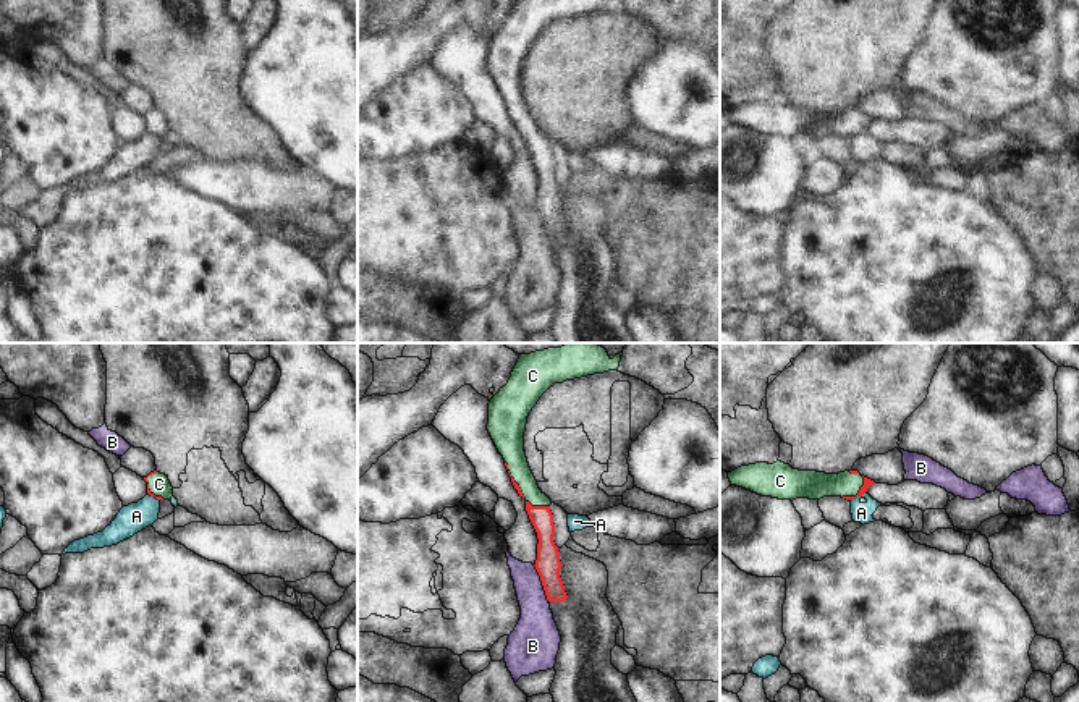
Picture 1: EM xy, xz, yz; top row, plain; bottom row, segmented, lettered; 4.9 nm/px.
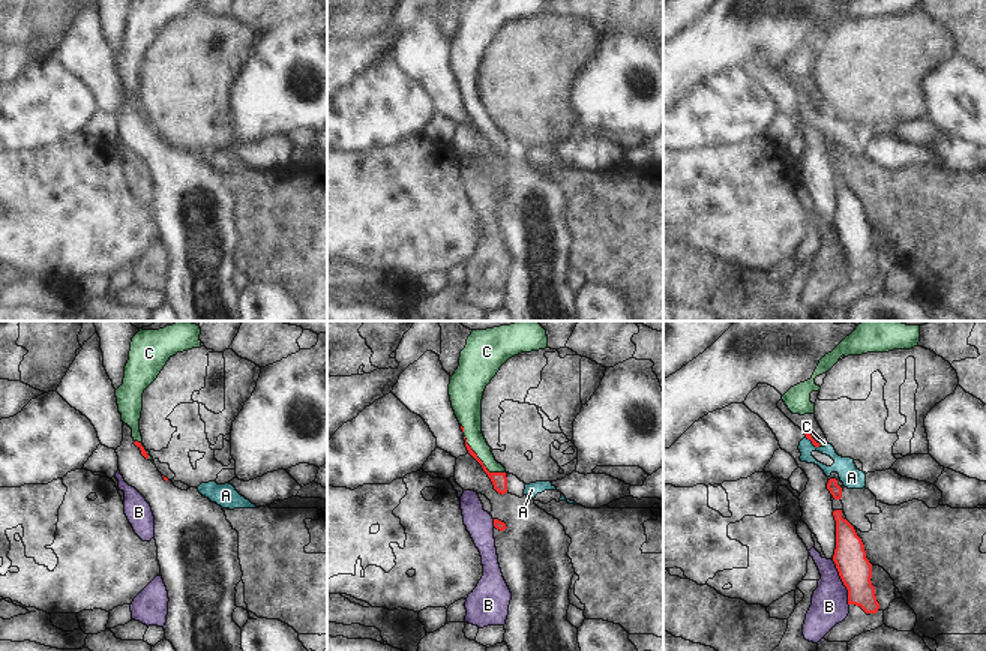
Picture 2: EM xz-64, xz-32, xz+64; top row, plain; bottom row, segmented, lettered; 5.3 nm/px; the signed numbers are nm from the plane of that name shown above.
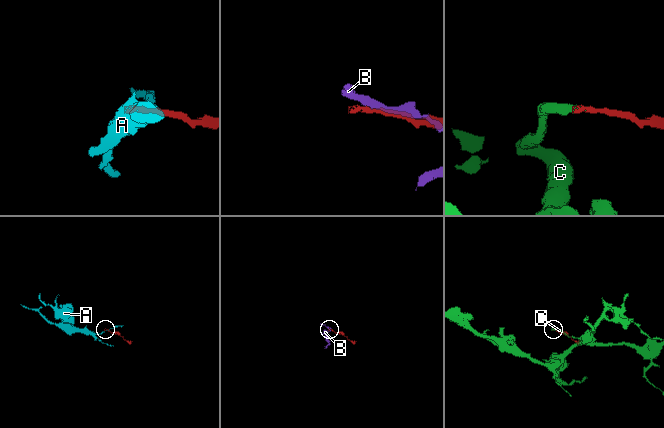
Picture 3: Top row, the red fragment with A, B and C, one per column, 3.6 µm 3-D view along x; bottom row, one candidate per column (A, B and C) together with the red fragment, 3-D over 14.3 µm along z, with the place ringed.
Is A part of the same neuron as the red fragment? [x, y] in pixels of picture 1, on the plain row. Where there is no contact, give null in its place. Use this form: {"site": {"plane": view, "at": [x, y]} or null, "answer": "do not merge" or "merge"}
{"site": {"plane": "yz", "at": [856, 133]}, "answer": "do not merge"}

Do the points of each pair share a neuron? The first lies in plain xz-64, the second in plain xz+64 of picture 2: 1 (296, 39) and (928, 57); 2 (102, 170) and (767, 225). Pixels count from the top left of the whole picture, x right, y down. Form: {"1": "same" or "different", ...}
{"1": "different", "2": "same"}

